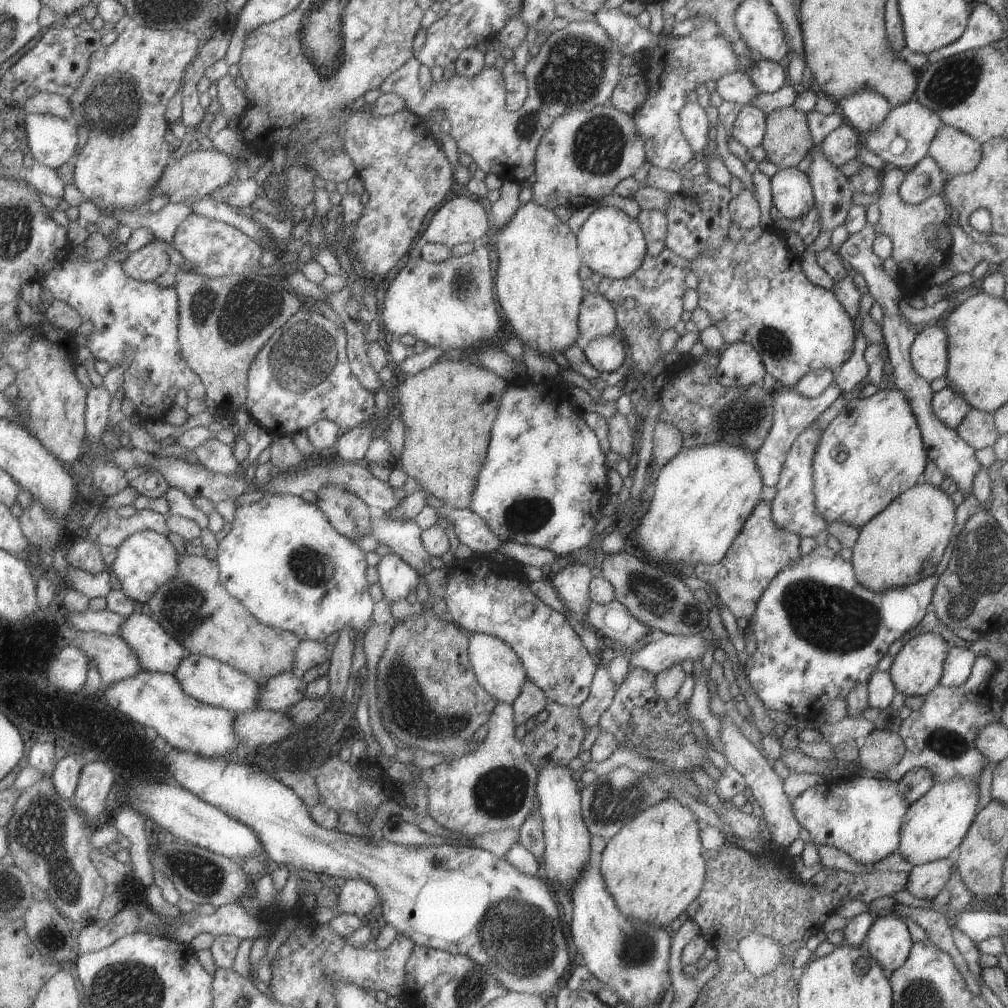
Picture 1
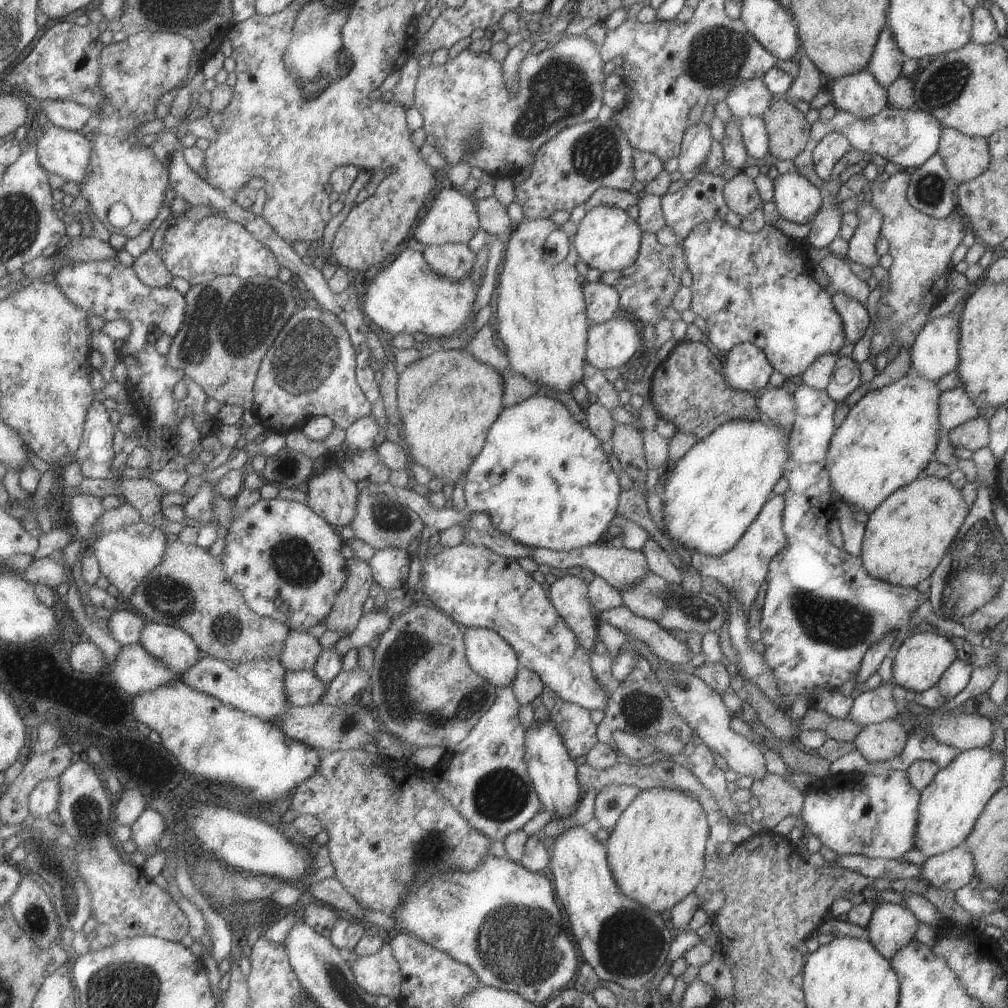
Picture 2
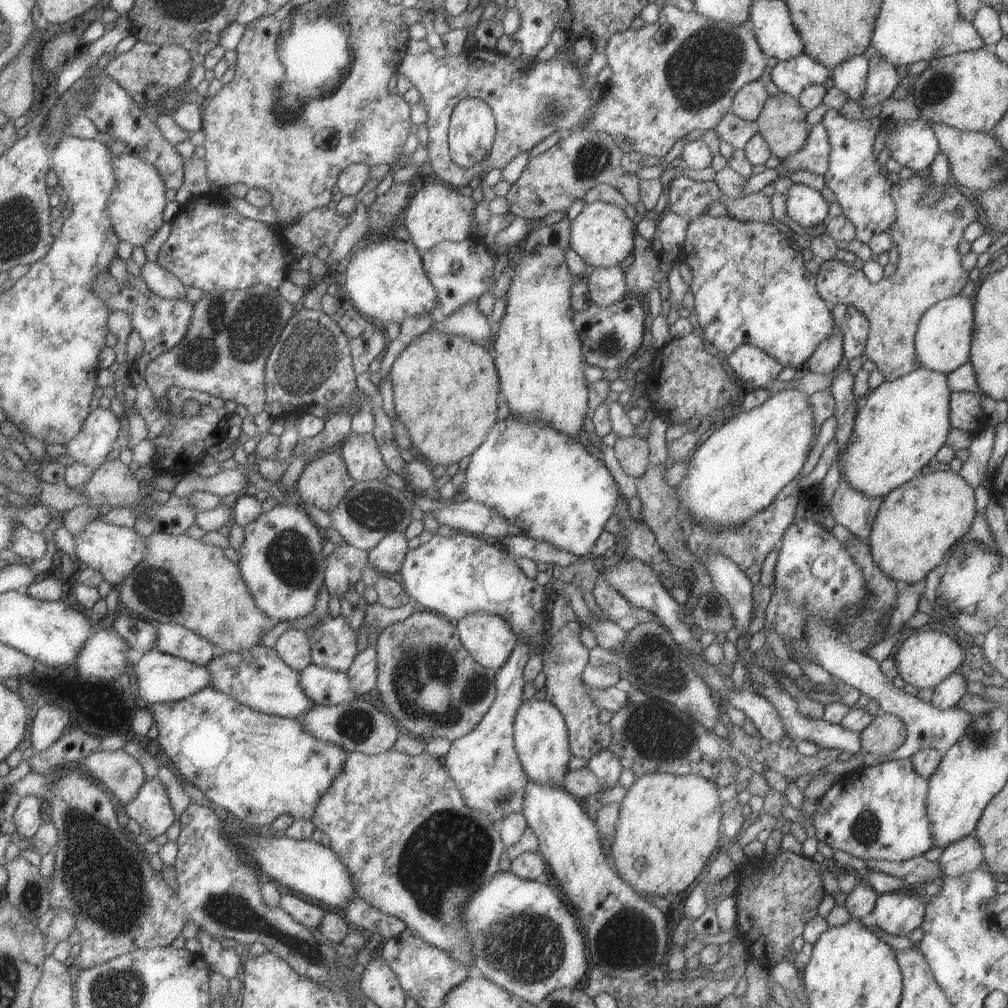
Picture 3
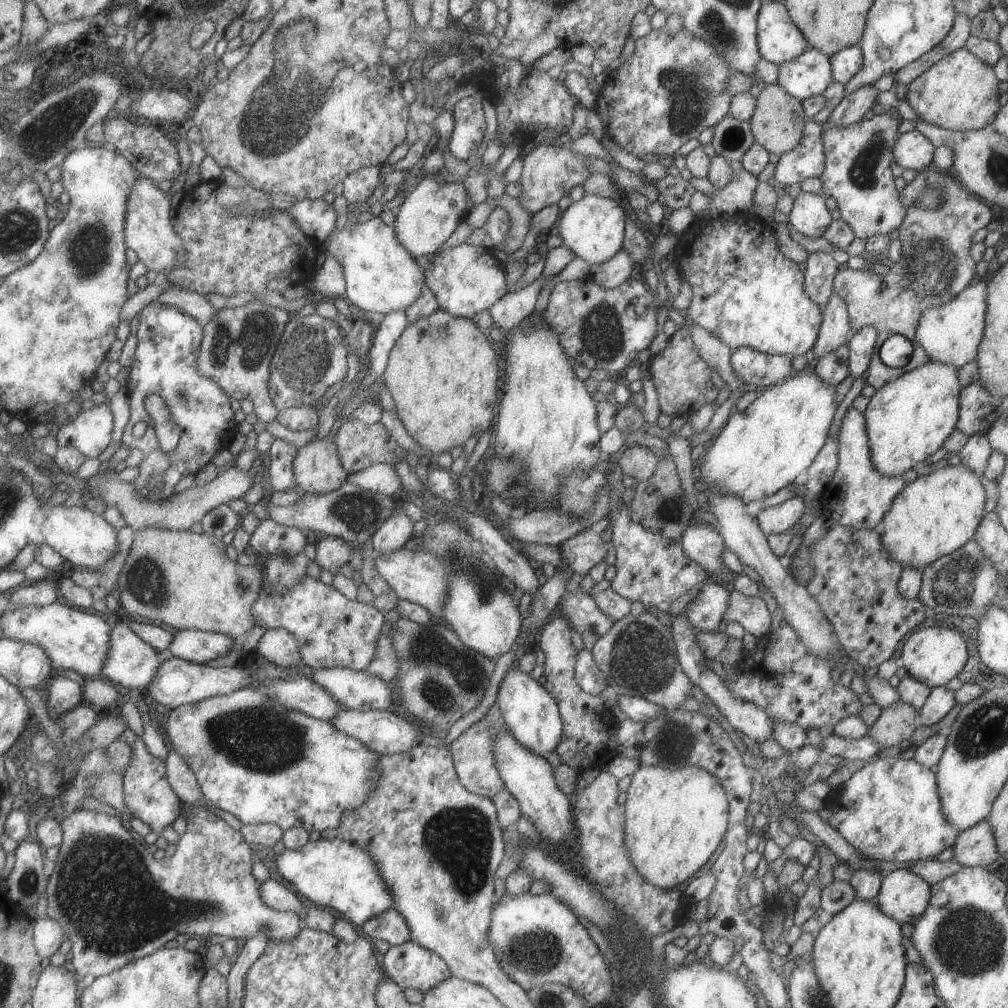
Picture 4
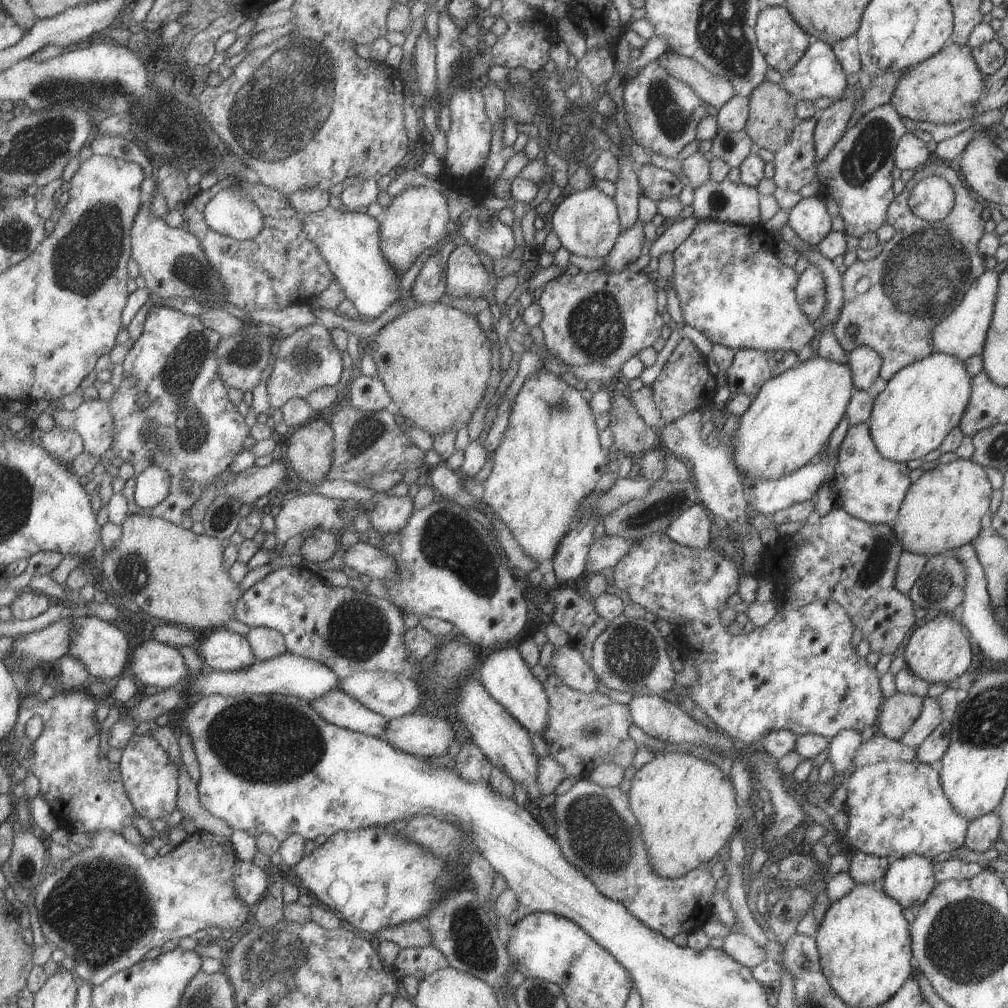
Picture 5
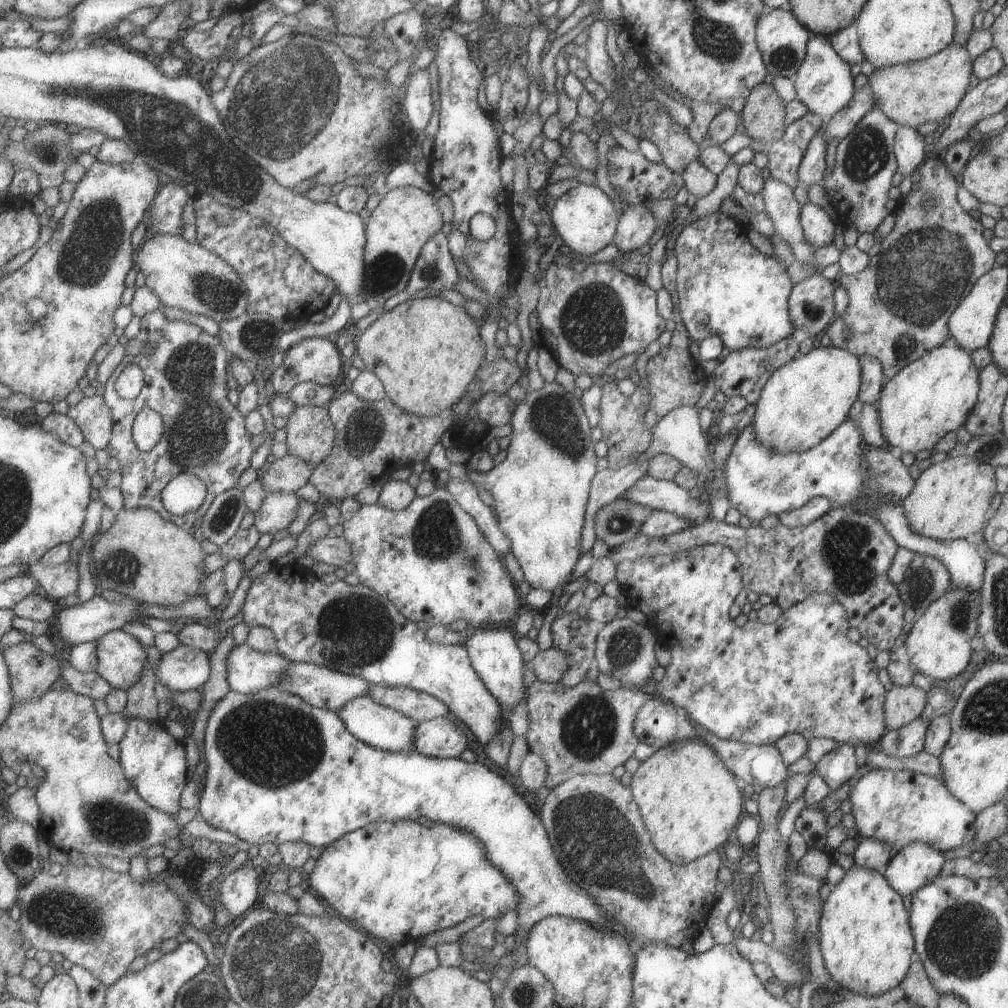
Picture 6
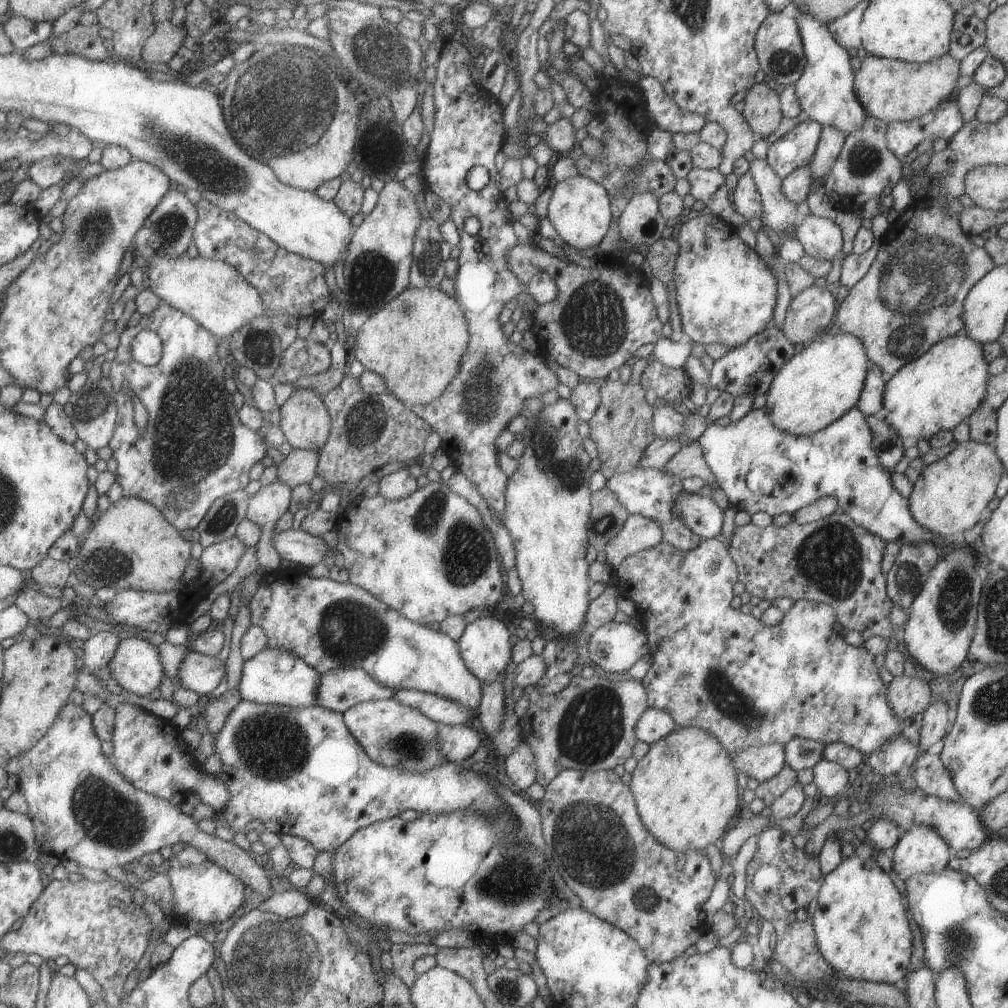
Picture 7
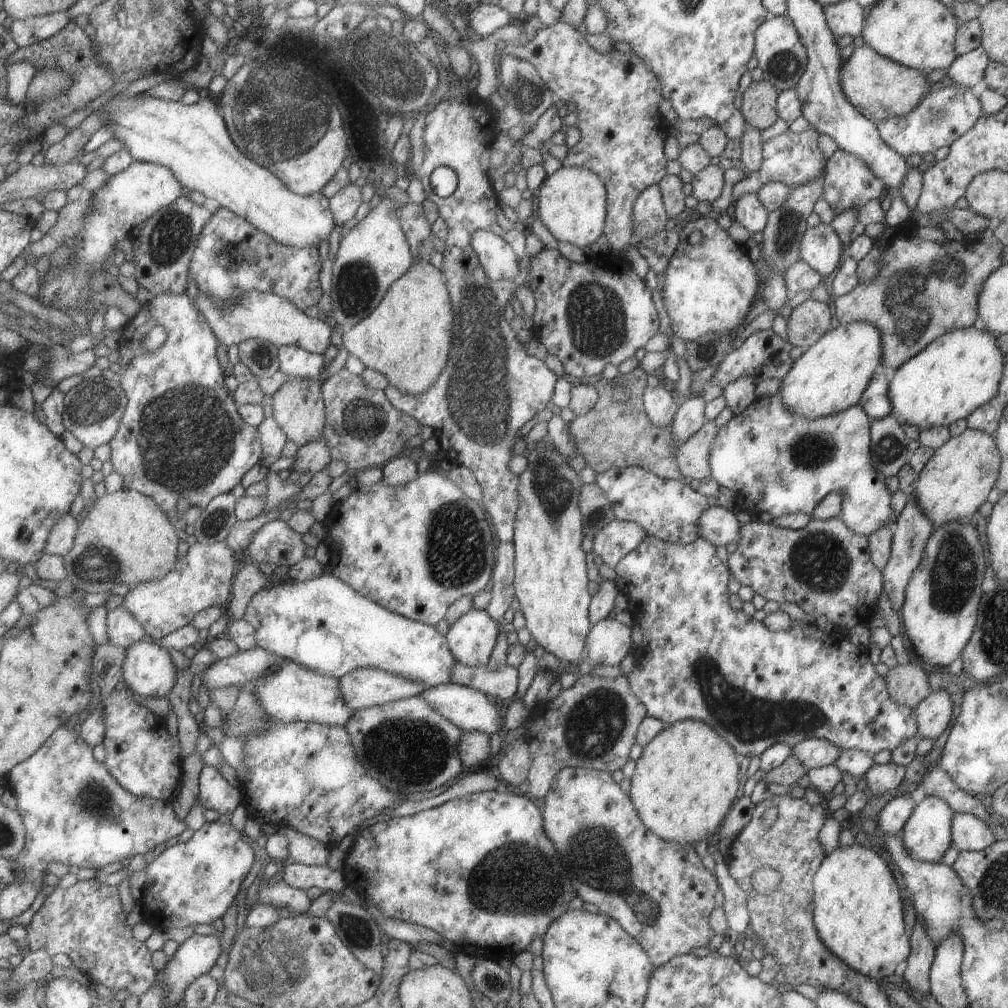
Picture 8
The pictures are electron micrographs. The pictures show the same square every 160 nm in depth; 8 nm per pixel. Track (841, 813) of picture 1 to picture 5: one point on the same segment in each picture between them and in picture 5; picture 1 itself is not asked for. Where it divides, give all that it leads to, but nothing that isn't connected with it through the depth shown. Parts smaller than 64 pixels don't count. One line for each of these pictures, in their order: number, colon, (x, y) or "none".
2: (851, 813)
3: (877, 812)
4: (889, 809)
5: (896, 806)

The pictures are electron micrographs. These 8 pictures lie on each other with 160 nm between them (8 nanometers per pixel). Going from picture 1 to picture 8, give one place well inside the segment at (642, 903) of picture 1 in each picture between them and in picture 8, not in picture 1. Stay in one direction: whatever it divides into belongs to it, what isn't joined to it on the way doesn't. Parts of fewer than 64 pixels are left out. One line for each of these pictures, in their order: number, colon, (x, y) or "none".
2: (655, 852)
3: (668, 825)
4: (674, 819)
5: (685, 808)
6: (688, 801)
7: (685, 791)
8: (685, 780)

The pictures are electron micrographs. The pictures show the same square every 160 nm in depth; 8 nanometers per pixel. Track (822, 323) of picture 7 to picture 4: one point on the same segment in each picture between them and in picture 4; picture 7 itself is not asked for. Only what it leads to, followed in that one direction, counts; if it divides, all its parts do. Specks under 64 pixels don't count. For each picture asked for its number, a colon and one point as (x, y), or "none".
4: (820, 268)
5: (809, 290)
6: (810, 304)

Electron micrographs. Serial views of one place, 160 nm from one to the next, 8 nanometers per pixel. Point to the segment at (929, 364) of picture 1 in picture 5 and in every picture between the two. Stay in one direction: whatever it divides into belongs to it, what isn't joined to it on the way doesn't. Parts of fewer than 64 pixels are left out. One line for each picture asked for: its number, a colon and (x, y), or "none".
2: (934, 353)
3: (942, 340)
4: (950, 333)
5: (962, 333)

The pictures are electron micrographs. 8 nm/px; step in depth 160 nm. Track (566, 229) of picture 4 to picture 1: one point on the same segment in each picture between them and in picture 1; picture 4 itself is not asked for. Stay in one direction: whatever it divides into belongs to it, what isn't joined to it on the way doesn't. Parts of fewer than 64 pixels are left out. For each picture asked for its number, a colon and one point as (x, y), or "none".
1: (612, 244)
2: (607, 239)
3: (601, 234)

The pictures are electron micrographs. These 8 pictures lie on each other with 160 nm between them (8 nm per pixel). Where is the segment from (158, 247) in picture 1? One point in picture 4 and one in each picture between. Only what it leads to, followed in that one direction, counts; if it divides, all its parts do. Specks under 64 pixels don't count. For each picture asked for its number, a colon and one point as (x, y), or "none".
2: (150, 266)
3: (162, 281)
4: (196, 304)

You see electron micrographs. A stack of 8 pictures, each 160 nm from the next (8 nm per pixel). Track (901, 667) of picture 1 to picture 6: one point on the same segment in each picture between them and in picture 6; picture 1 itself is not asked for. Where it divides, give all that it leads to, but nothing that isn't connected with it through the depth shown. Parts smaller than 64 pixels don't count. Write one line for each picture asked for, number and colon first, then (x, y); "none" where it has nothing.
2: (920, 659)
3: (924, 659)
4: (933, 655)
5: (939, 651)
6: (937, 644)

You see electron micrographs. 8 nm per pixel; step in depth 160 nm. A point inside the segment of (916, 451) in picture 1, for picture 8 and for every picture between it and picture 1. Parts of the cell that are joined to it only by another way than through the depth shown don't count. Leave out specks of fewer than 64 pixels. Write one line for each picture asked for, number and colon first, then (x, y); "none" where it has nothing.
2: (888, 436)
3: (904, 421)
4: (908, 418)
5: (912, 412)
6: (932, 395)
7: (936, 391)
8: (960, 370)

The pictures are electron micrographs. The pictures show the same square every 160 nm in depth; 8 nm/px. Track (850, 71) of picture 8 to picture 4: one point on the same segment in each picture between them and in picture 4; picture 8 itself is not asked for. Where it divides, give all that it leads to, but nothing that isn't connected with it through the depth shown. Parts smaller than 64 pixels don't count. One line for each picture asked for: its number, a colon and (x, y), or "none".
4: (959, 92)
5: (943, 88)
6: (912, 93)
7: (889, 90)

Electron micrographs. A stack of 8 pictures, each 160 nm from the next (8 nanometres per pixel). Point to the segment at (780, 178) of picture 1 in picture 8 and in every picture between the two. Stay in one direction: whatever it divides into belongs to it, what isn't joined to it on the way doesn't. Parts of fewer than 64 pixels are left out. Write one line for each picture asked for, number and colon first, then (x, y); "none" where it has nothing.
2: (795, 198)
3: (804, 205)
4: (809, 216)
5: (808, 219)
6: (817, 227)
7: (821, 239)
8: (820, 247)

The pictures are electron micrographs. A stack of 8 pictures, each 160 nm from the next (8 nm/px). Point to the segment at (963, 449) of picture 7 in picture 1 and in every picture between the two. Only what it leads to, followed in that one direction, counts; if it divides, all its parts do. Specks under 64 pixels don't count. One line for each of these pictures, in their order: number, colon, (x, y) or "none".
1: (902, 544)
2: (904, 538)
3: (916, 522)
4: (930, 517)
5: (940, 511)
6: (948, 501)

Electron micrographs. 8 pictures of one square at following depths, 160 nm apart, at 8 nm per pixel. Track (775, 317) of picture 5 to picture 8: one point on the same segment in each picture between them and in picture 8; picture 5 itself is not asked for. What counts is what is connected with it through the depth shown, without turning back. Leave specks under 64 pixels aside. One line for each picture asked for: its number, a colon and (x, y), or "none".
6: (726, 287)
7: (724, 294)
8: (709, 287)

